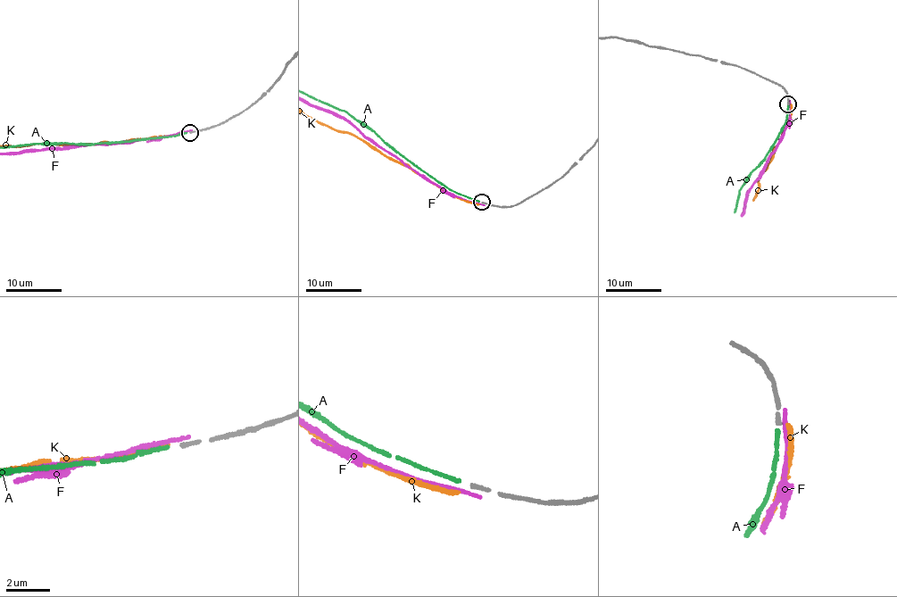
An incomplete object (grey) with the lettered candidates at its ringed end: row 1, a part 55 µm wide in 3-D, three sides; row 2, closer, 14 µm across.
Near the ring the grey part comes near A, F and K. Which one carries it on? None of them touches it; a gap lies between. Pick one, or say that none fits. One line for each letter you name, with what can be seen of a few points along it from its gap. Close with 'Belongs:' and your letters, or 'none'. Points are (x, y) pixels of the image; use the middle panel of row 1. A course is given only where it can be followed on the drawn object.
Belongs: A

